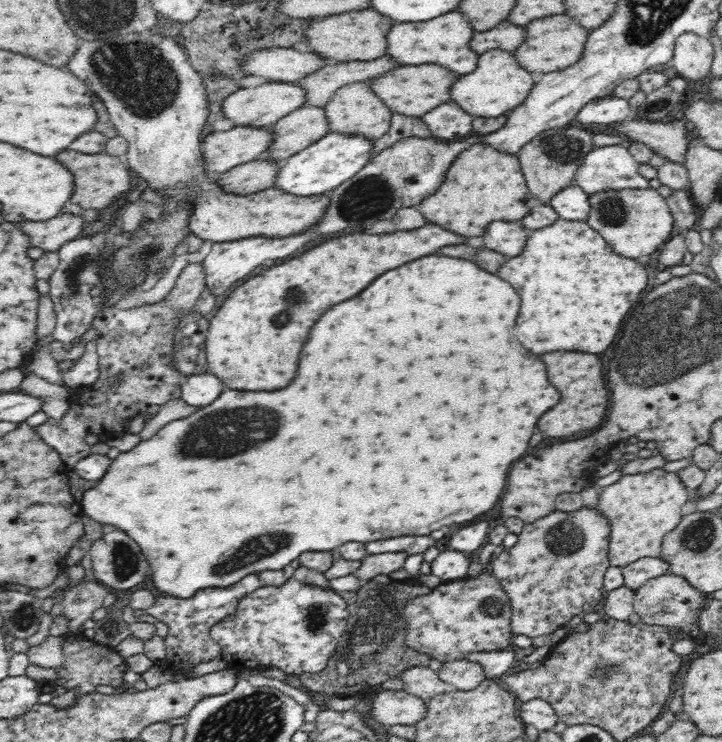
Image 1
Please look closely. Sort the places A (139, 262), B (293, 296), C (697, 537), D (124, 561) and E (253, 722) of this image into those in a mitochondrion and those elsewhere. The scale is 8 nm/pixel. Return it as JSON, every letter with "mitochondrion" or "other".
{"A":"mitochondrion","B":"mitochondrion","C":"mitochondrion","D":"mitochondrion","E":"mitochondrion"}

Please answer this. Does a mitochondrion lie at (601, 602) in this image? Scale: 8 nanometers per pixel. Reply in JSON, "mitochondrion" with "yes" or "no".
{"mitochondrion":"no"}

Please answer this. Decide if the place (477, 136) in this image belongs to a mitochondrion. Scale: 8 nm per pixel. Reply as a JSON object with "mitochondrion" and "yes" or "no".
{"mitochondrion":"no"}

